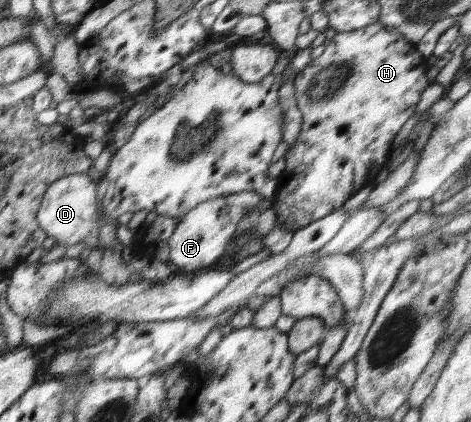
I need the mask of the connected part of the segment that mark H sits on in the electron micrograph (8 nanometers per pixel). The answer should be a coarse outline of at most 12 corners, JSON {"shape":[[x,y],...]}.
{"shape":[[379,21],[294,79],[272,195],[297,231],[372,184],[430,86]]}

